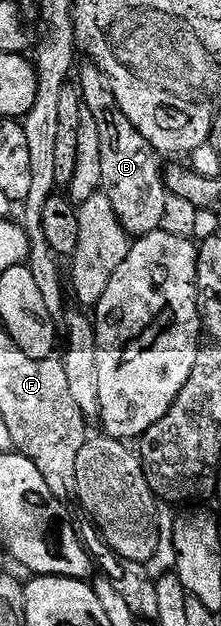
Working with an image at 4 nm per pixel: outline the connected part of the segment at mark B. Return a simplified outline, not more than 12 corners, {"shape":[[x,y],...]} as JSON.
{"shape":[[93,63],[77,74],[100,134],[101,192],[131,238],[159,232],[163,158]]}

